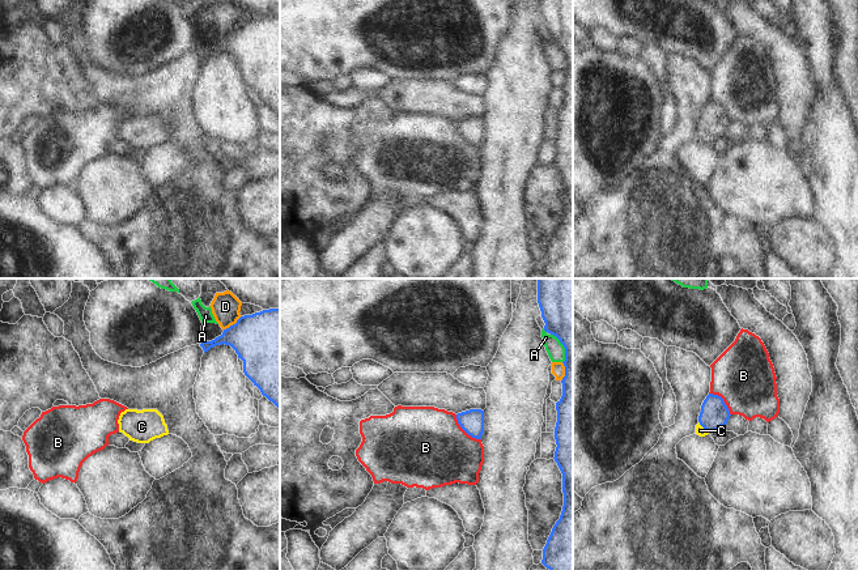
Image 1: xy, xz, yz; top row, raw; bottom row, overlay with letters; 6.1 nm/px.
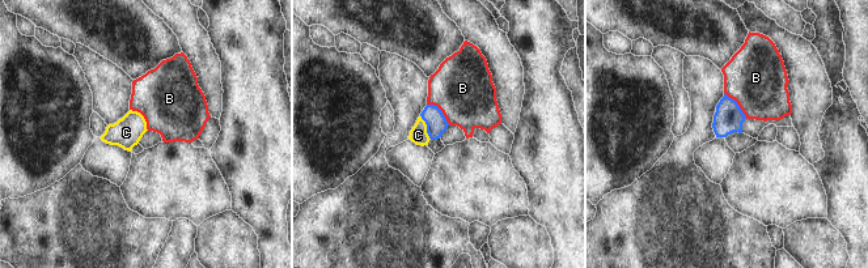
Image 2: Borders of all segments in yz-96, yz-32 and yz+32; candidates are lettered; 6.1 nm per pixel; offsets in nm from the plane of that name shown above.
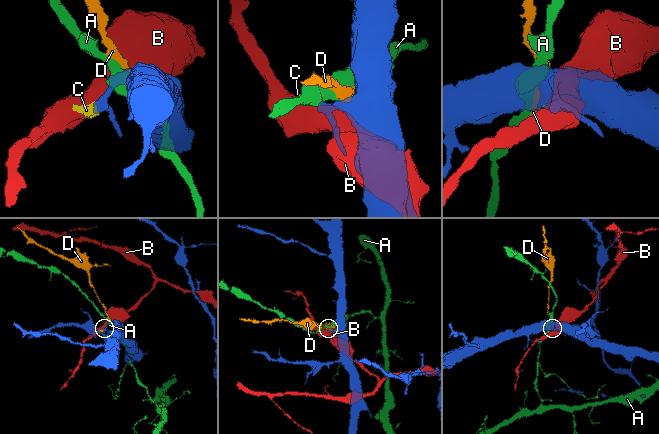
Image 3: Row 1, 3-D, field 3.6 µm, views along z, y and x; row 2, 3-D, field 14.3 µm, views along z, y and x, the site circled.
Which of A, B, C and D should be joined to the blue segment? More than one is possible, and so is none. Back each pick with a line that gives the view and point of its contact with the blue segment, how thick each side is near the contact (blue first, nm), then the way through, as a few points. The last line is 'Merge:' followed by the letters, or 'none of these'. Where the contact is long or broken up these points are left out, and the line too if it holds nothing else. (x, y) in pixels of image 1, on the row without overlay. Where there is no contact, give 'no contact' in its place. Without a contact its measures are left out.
C: contact yz (704, 135); calibres 180 and 60 nm; way yz (714, 120), (704, 135), (700, 137)
Merge: C

